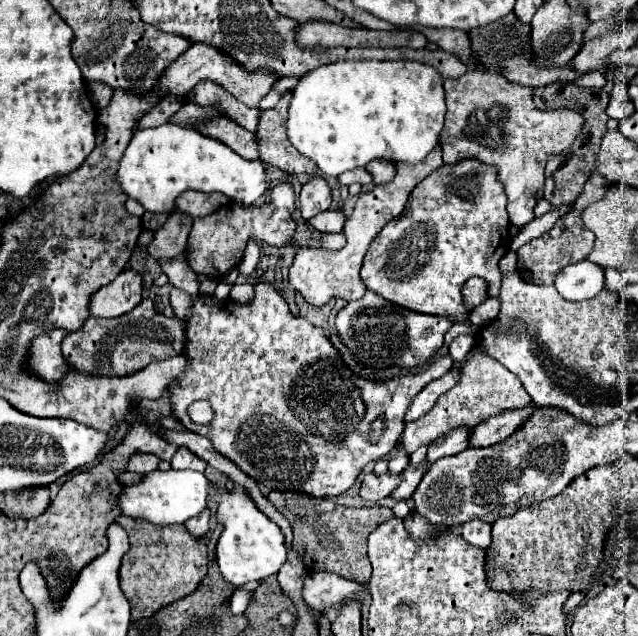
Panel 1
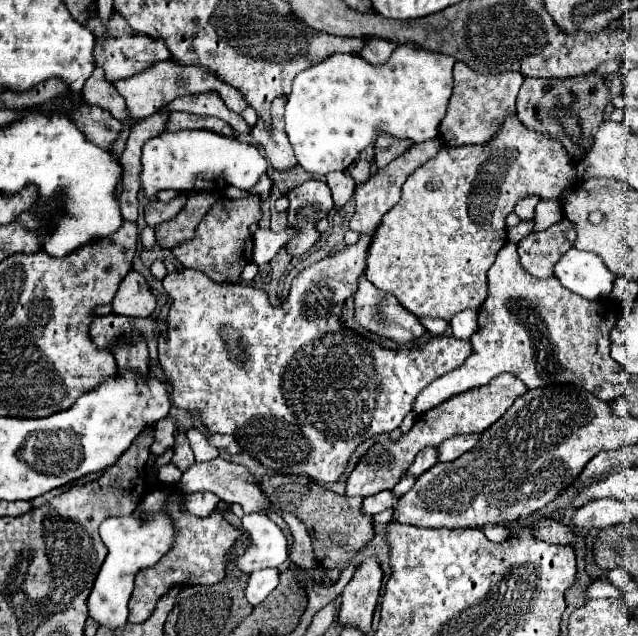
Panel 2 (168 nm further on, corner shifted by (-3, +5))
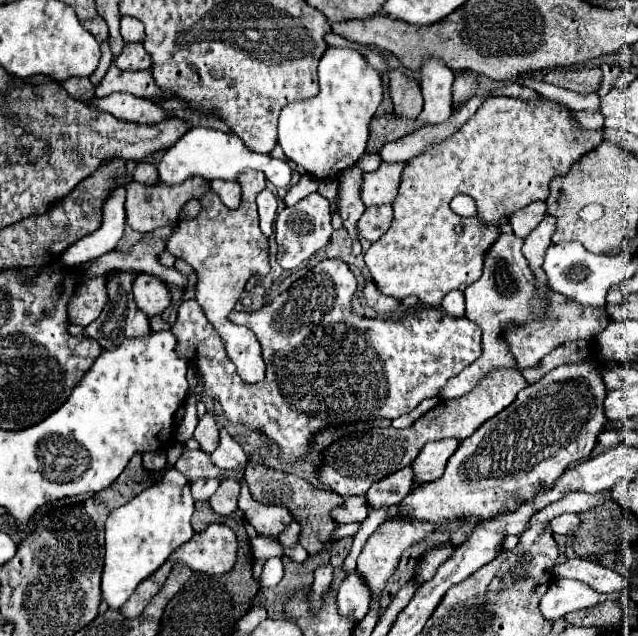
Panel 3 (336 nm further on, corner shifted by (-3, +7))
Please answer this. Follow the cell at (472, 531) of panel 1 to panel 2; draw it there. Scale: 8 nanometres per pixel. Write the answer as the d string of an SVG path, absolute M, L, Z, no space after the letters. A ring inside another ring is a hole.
M490 525L490 527L482 527L482 533L490 539L490 541L496 541L496 543L502 543L506 541L506 527L504 525Z

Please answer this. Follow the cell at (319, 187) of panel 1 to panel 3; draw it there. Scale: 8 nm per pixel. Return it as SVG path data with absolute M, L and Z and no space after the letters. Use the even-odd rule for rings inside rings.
M312 193L294 207L284 207L274 223L274 239L278 243L278 265L282 269L296 269L302 261L312 257L318 249L326 247L332 235L332 225L330 225L330 203L320 195Z

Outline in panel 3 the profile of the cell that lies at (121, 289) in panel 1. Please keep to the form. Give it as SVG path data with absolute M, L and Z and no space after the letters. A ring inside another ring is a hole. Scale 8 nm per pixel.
M140 273L134 281L134 301L148 315L160 315L172 301L168 285L154 275Z

